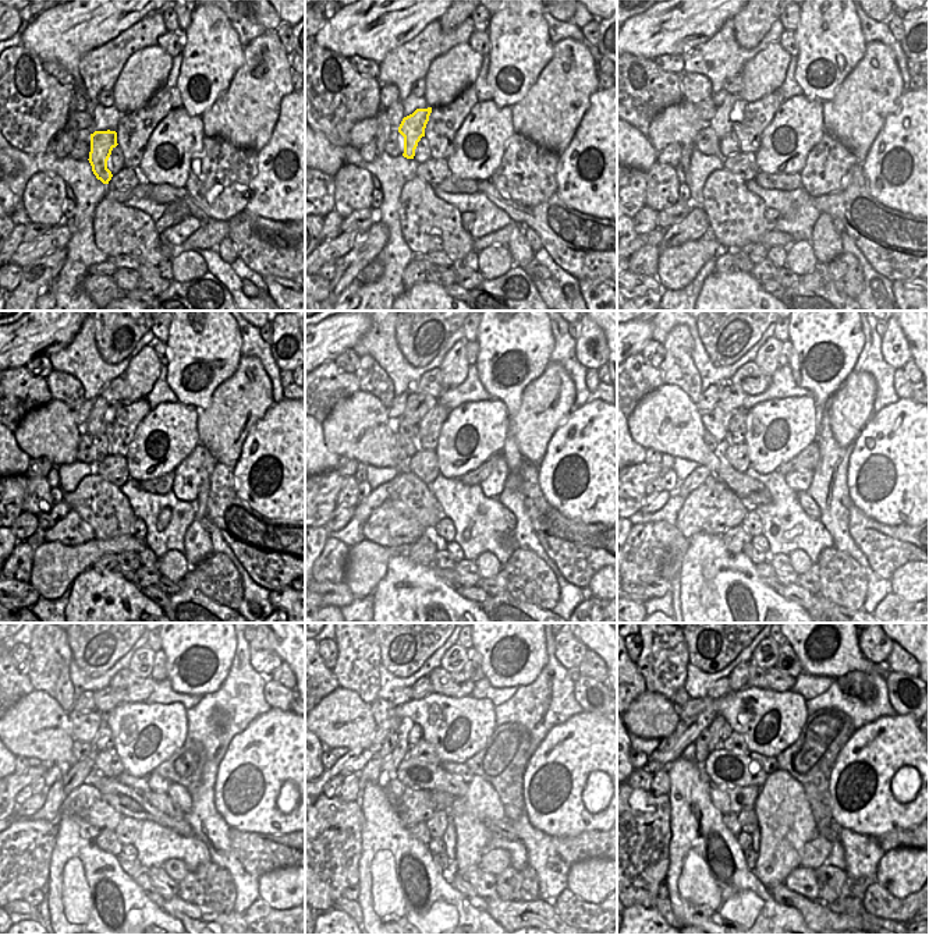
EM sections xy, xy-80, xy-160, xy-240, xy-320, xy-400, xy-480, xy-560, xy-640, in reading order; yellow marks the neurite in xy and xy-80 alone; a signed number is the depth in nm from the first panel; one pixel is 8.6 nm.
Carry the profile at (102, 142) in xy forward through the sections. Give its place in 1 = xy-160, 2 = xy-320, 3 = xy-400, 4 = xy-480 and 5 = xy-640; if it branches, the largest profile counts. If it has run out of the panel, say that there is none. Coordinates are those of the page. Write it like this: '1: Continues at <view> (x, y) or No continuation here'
1: Continues at xy-160 (731, 110)
2: Continues at xy-320 (418, 404)
3: Continues at xy-400 (731, 399)
4: Continues at xy-480 (105, 701)
5: Continues at xy-640 (738, 677)

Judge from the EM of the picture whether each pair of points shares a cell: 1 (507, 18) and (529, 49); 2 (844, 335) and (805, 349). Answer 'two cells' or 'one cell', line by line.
1: one cell
2: one cell

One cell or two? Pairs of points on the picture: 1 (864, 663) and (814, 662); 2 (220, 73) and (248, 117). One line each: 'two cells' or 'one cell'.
1: one cell
2: two cells

